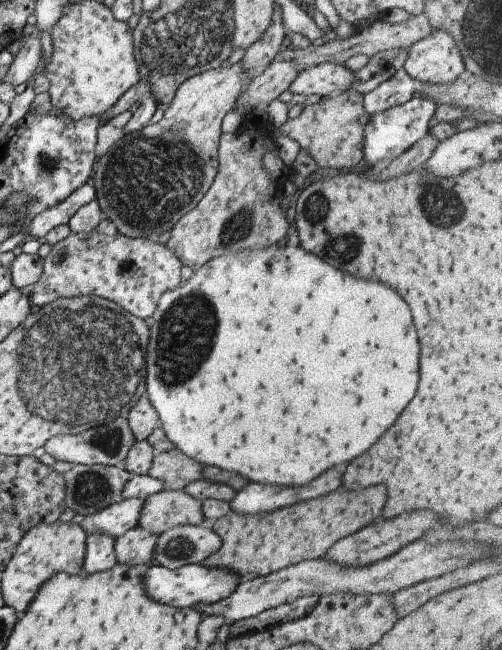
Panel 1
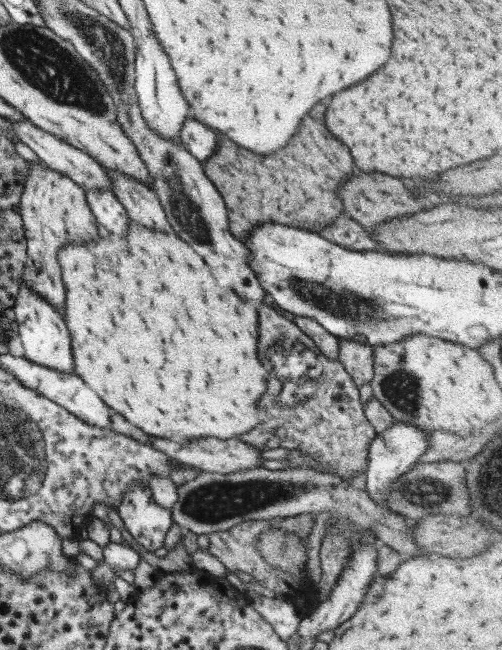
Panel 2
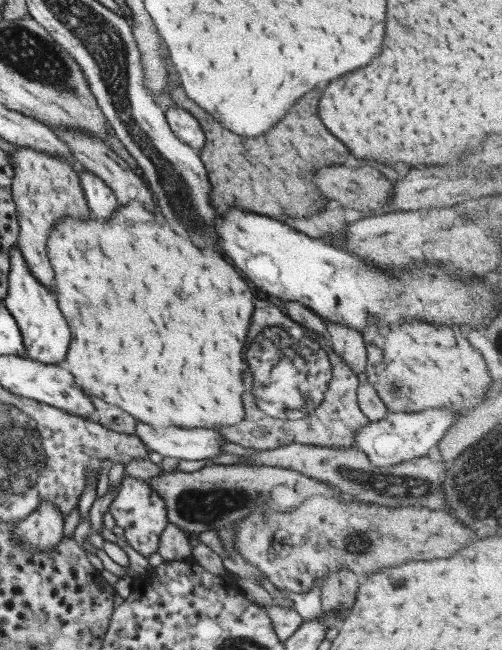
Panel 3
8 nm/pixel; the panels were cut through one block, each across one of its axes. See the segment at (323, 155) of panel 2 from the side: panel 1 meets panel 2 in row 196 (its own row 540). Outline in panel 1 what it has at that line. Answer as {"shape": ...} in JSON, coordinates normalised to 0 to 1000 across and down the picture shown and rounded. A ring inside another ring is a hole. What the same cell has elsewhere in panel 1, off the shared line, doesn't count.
{"shape":[[[751,745],[731,754],[705,755],[675,748],[667,757],[627,769],[526,789],[486,792],[458,785],[420,808],[420,815],[438,825],[440,840],[400,868],[448,872],[476,885],[478,892],[490,892],[496,883],[506,888],[530,885],[608,860],[643,857],[667,834],[741,805],[759,791],[763,775],[767,748]]]}

